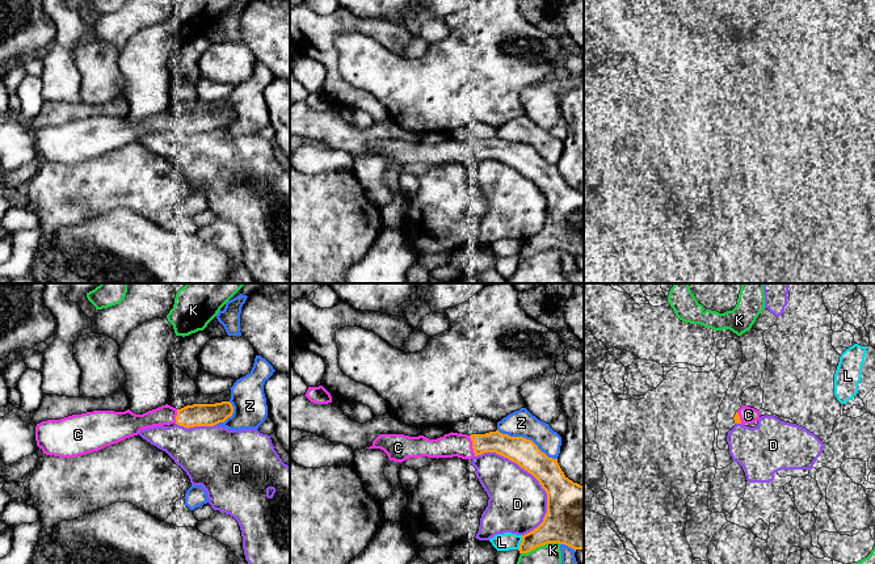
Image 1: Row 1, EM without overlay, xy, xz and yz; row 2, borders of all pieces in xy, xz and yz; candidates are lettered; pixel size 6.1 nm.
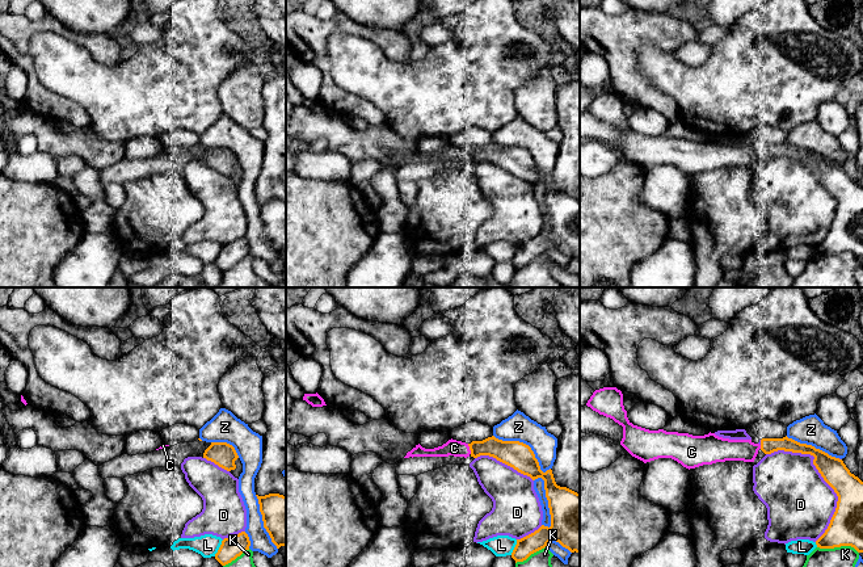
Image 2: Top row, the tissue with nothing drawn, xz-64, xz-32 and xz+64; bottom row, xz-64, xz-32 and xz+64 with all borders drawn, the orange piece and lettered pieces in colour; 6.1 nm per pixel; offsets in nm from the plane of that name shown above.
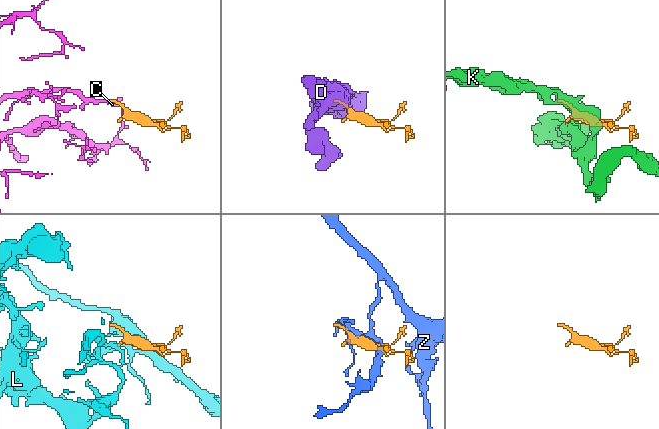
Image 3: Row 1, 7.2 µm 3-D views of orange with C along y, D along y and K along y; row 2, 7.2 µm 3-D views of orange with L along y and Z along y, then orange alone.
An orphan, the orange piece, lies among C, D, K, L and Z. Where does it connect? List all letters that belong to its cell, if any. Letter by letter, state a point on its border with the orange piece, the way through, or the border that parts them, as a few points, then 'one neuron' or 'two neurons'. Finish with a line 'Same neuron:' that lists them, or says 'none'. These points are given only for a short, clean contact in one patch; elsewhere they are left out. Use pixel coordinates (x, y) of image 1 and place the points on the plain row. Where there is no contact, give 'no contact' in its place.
C: contact xz (472, 152); one neuron
D: contact xz (530, 179); two neurons
K: contact xz (539, 252); border xz (559, 249), (545, 249), (521, 260); two neurons
L: contact xz (521, 248); border xz (522, 241), (517, 255); two neurons
Z: contact xz (528, 146); two neurons
Same neuron: C

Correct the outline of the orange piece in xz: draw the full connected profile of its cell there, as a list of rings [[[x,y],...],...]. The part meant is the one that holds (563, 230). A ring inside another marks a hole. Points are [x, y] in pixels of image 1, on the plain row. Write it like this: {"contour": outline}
{"contour": [[[499,136],[485,140],[449,139],[437,146],[424,142],[379,140],[370,153],[383,156],[390,167],[408,164],[472,165],[484,159],[496,159],[531,180],[547,199],[547,219],[543,228],[522,241],[519,260],[537,253],[559,249],[584,256],[584,193],[569,186],[558,165],[548,164],[538,152],[523,143],[510,143]]]}

